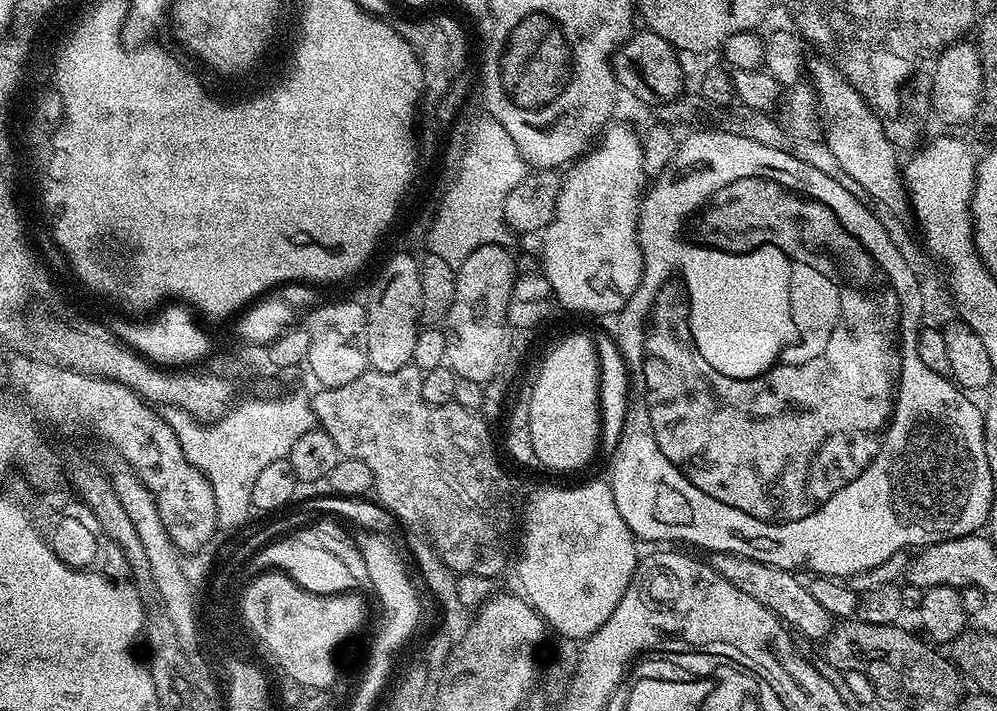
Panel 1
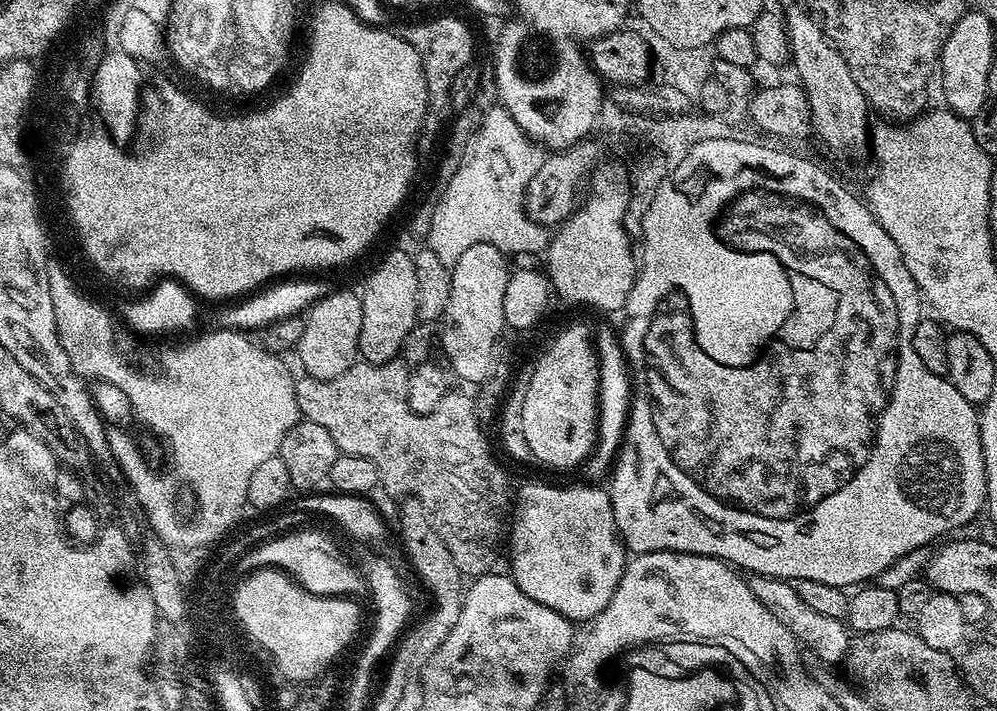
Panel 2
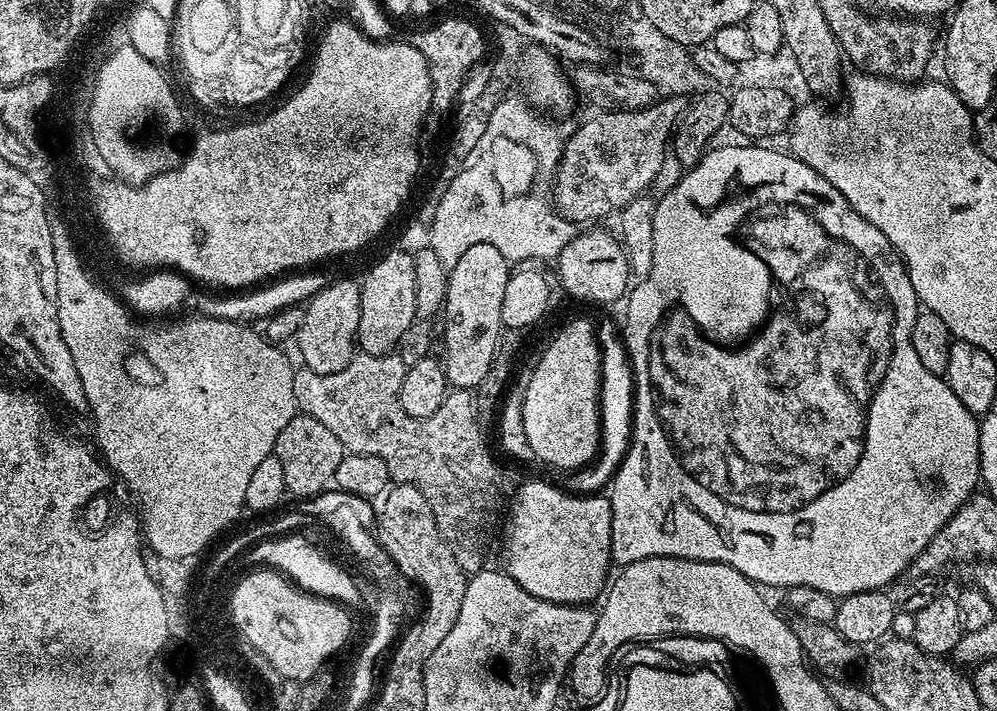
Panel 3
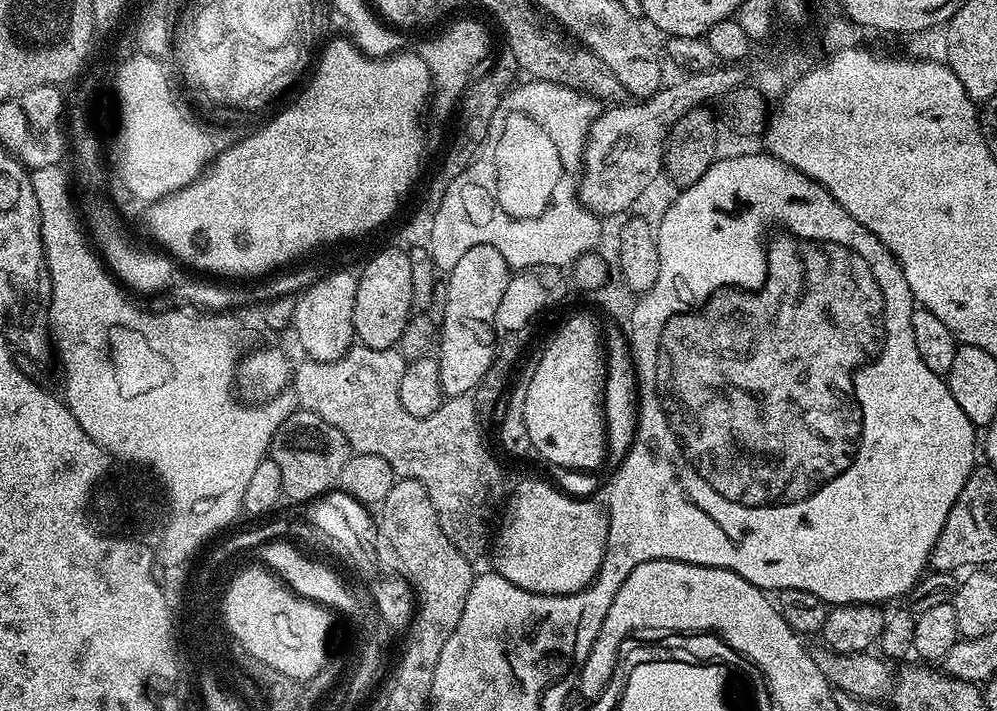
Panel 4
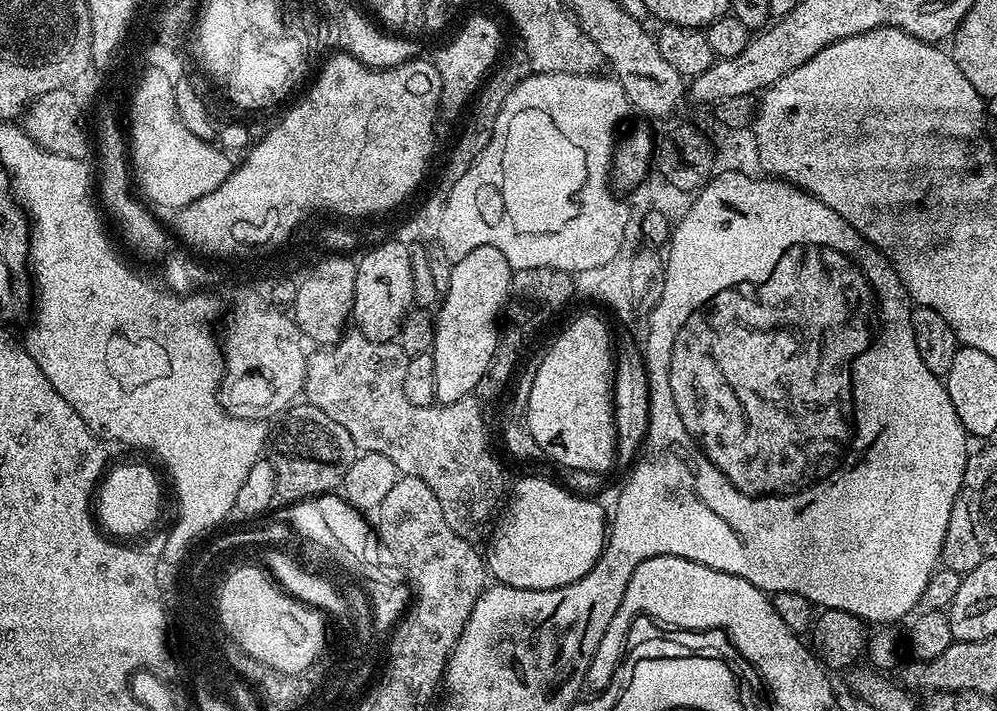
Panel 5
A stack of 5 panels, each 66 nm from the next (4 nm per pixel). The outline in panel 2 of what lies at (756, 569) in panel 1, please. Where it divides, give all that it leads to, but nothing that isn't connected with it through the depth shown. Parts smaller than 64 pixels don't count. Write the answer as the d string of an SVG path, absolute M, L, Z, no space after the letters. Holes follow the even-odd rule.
M755 574L749 575L747 582L758 602L762 602L762 606L766 606L766 610L770 610L770 614L774 614L774 618L778 618L778 622L782 622L782 626L786 626L790 634L794 634L797 644L807 651L809 648L819 663L836 666L843 661L850 643L850 629L844 620L826 618L826 614L818 614L818 610L806 606L806 602L802 602L802 594L798 594L795 583Z

